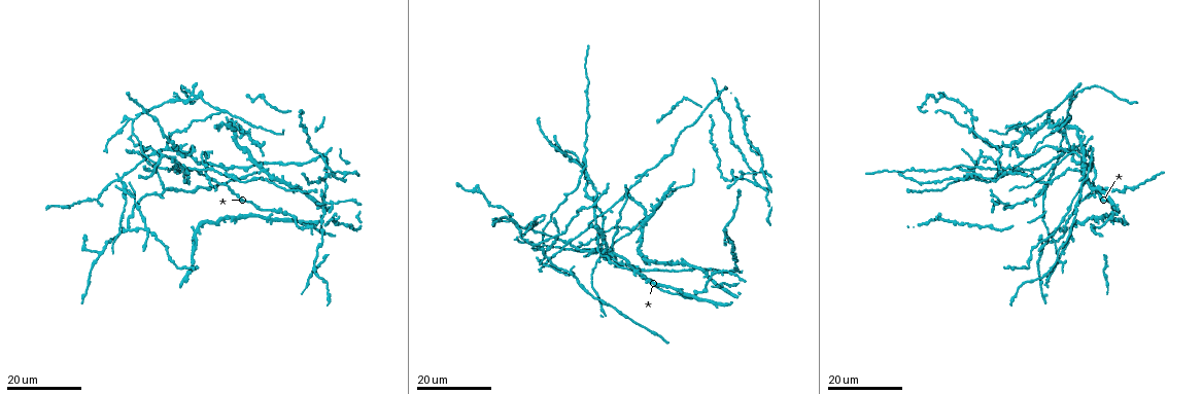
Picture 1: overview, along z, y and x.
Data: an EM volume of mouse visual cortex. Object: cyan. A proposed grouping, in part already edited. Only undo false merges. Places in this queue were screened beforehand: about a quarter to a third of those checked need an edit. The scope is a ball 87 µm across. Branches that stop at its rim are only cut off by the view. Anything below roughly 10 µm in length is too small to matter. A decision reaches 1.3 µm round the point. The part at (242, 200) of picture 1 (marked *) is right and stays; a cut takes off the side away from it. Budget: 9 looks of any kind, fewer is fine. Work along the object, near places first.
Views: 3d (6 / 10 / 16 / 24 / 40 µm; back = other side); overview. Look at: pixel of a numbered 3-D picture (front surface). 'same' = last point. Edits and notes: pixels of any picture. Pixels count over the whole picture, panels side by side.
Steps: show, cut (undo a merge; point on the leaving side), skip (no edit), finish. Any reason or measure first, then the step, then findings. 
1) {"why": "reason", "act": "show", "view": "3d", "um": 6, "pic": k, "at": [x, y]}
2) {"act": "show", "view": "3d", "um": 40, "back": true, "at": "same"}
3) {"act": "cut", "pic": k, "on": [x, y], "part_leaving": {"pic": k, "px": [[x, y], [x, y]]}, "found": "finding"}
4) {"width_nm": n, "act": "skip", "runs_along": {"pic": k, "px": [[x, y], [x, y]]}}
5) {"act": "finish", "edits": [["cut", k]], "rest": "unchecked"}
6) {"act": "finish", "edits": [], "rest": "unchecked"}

{"why": "four arms meet", "act": "show", "view": "3d", "um": 24, "pic": 1, "at": [221, 165]}

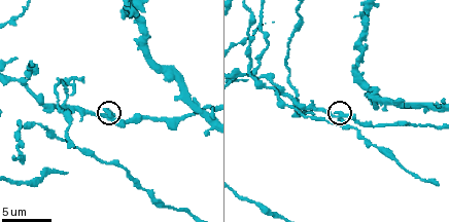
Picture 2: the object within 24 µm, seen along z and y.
{"why": "closer look", "act": "show", "view": "3d", "um": 6, "pic": 2, "at": [110, 119]}

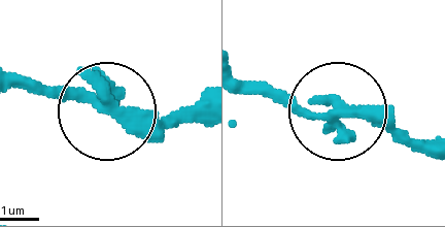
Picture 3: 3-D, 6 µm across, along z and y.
{"width_nm": 320, "act": "skip", "runs_along": {"pic": 3, "px": [[11, 74], [120, 115], [199, 115]]}, "found": "one neuron here"}

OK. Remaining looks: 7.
{"why": "four-way junction", "act": "show", "view": "3d", "um": 24, "pic": 1, "at": [121, 182]}

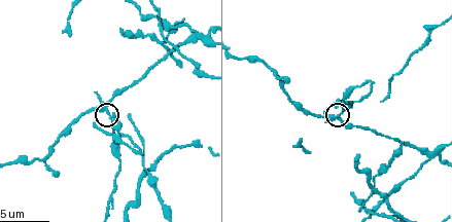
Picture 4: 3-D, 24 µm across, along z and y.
{"why": "closer look", "act": "show", "view": "3d", "um": 6, "pic": 4, "at": [105, 108]}

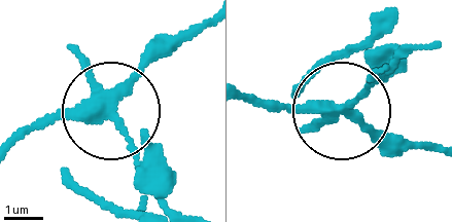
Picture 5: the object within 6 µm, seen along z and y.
{"width_nm": 290, "act": "cut", "pic": 5, "on": [72, 50], "part_leaving": {"pic": 5, "px": [[104, 105], [143, 199]]}, "found": "a second neuron is stuck on"}

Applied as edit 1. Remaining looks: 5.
{"why": "branch point", "act": "show", "view": "3d", "um": 16, "pic": 1, "at": [576, 278]}

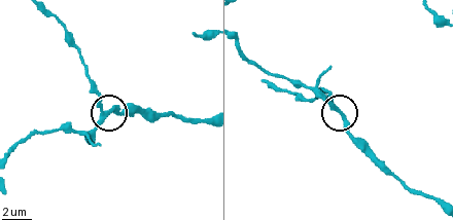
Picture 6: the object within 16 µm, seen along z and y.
{"act": "show", "view": "3d", "um": 10, "pic": 6, "at": [105, 113]}

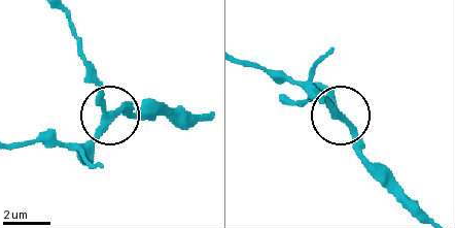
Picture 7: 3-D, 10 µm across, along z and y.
{"act": "skip", "runs_along": {"pic": 7, "px": [[66, 19], [103, 107], [111, 112], [154, 112]]}, "found": "continuous, no second neuron"}

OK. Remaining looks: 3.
{"act": "show", "view": "3d", "um": 10, "pic": 2, "at": [25, 81]}

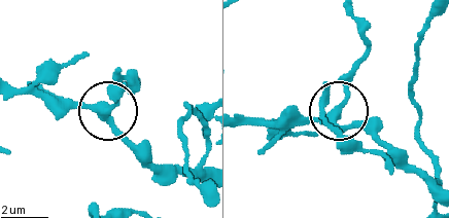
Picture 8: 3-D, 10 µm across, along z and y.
{"side_arm_um": 56, "act": "skip", "found": "continuous, no second neuron"}

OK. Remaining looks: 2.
{"act": "finish", "edits": [["cut", 5]], "rest": "unchecked"}

